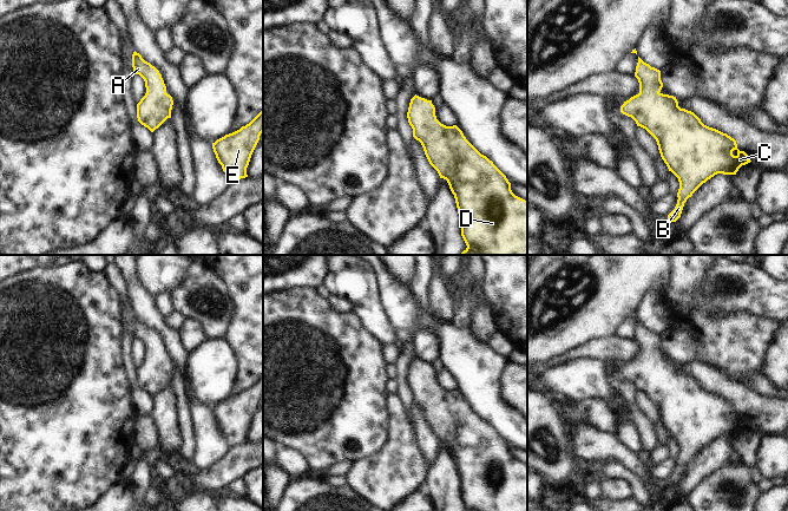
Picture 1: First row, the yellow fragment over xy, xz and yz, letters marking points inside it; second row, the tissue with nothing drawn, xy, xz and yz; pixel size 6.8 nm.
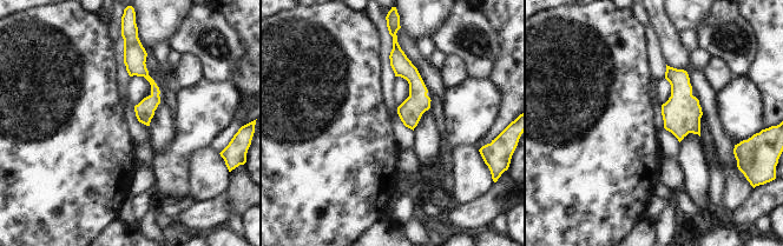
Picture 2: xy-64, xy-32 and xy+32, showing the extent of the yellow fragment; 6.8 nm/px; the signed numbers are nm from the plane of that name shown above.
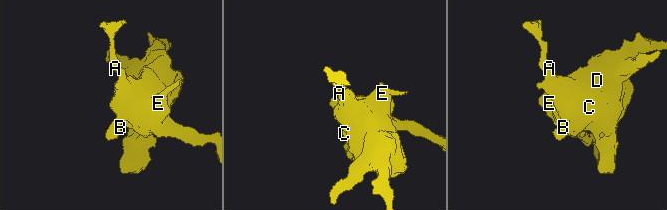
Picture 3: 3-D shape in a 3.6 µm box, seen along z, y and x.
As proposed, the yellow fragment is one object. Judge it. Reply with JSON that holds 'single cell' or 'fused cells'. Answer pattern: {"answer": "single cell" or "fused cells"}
{"answer": "single cell"}

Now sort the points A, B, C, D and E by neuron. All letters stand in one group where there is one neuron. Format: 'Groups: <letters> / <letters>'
Groups: A B C D E

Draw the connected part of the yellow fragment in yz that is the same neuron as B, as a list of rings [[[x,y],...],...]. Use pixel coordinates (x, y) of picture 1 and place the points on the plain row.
[[[638,321],[635,341],[639,358],[624,366],[620,376],[631,381],[637,391],[645,393],[657,406],[662,424],[679,446],[677,469],[668,479],[668,486],[676,486],[684,467],[708,444],[717,438],[736,439],[742,430],[750,427],[748,419],[737,413],[736,405],[716,393],[704,389],[691,375],[681,373],[676,361],[661,356],[661,335],[651,332]]]

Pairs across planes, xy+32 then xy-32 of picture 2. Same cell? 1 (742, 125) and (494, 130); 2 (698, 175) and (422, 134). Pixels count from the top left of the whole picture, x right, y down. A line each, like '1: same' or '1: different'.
1: different
2: same

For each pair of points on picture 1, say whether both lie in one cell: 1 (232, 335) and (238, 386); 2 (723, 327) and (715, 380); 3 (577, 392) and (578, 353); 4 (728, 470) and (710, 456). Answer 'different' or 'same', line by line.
1: same
2: different
3: different
4: different

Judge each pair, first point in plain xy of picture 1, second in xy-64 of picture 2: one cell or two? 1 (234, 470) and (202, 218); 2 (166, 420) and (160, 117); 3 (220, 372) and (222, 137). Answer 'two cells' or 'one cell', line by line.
1: one cell
2: one cell
3: two cells

